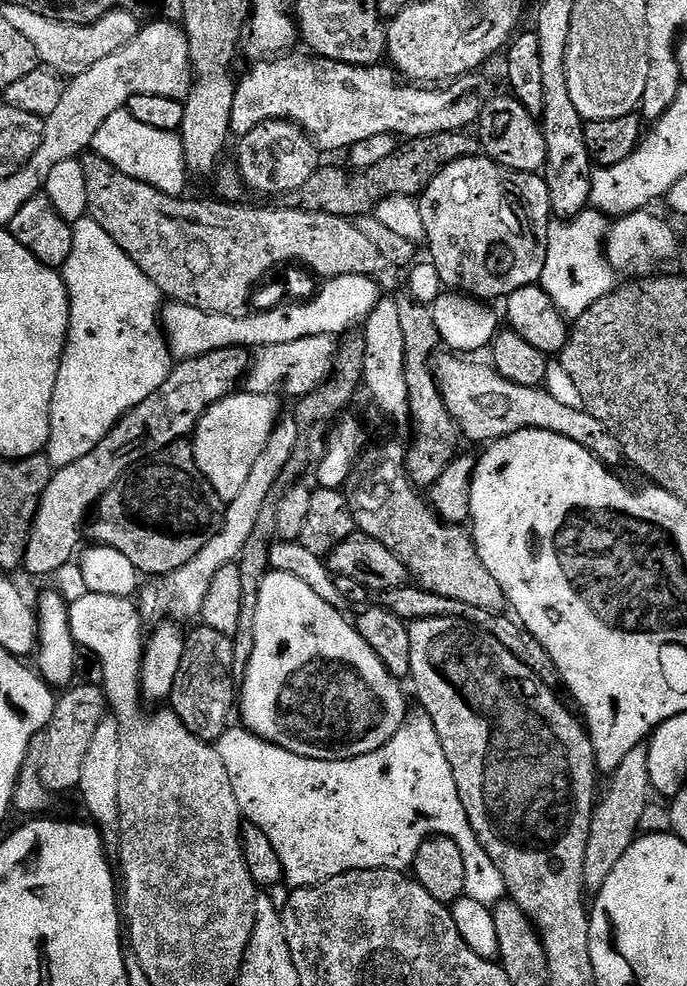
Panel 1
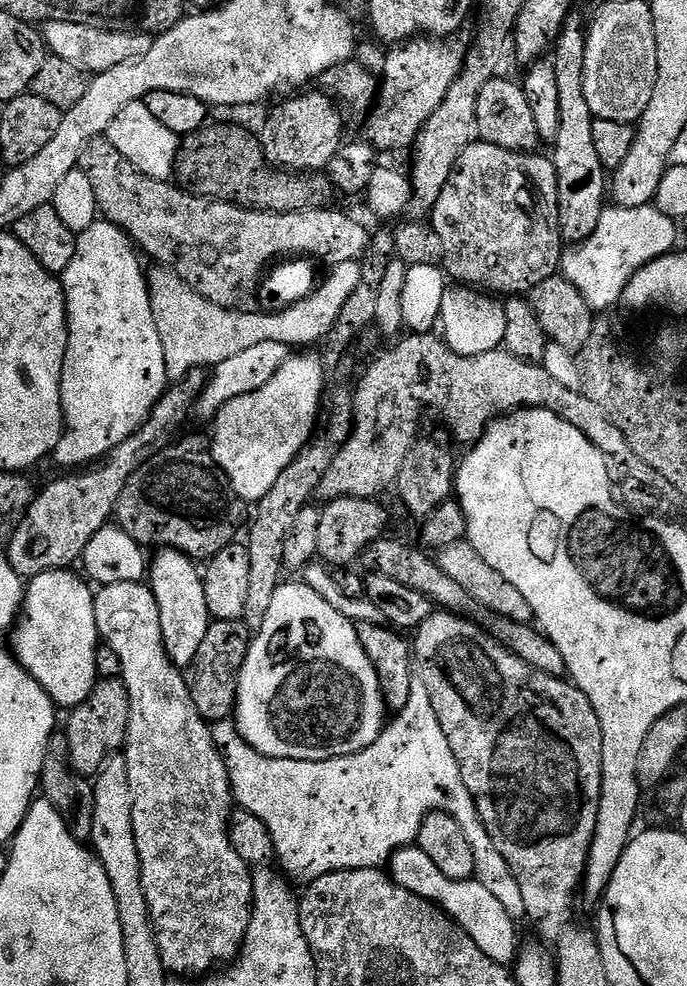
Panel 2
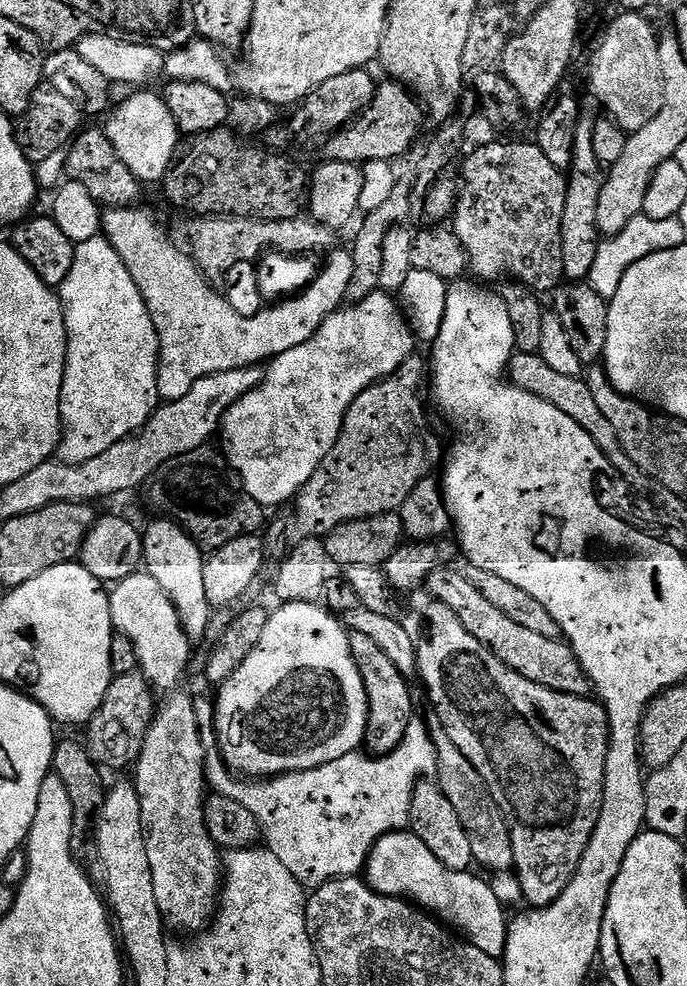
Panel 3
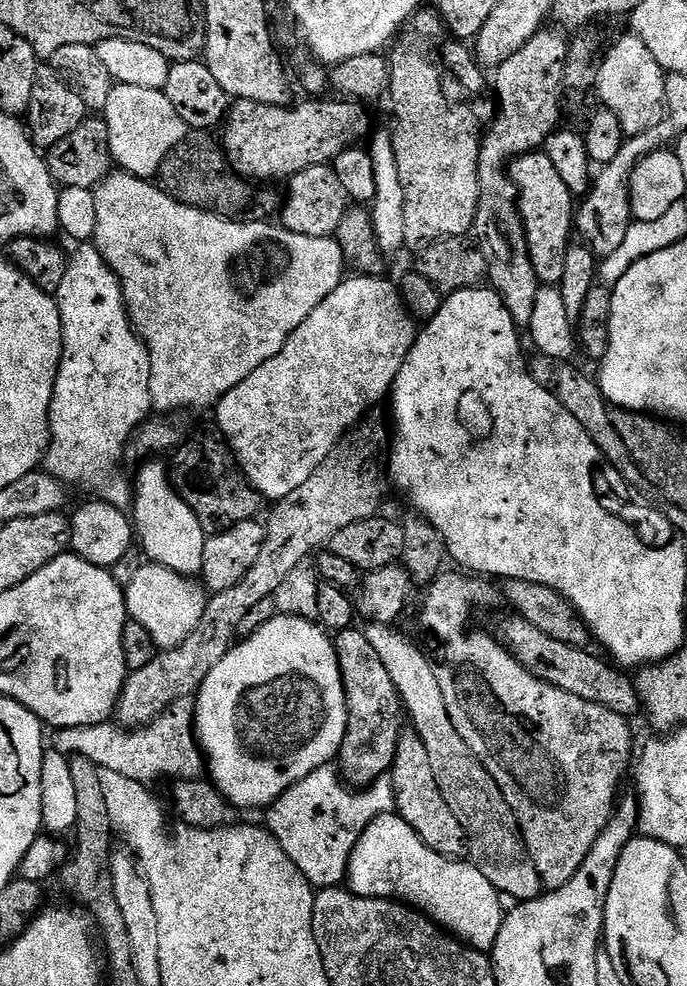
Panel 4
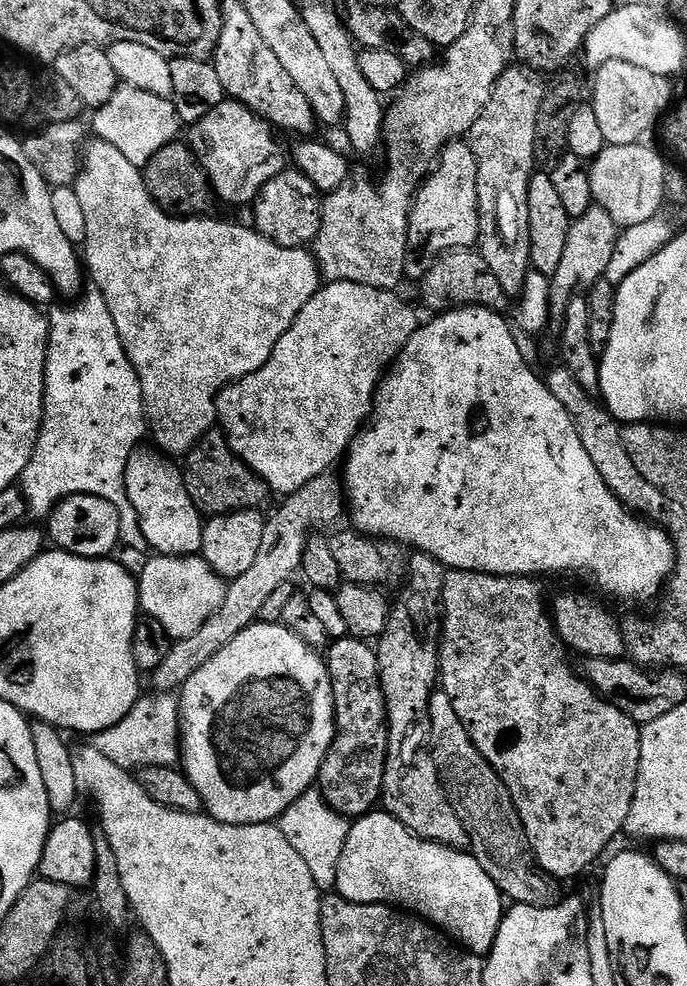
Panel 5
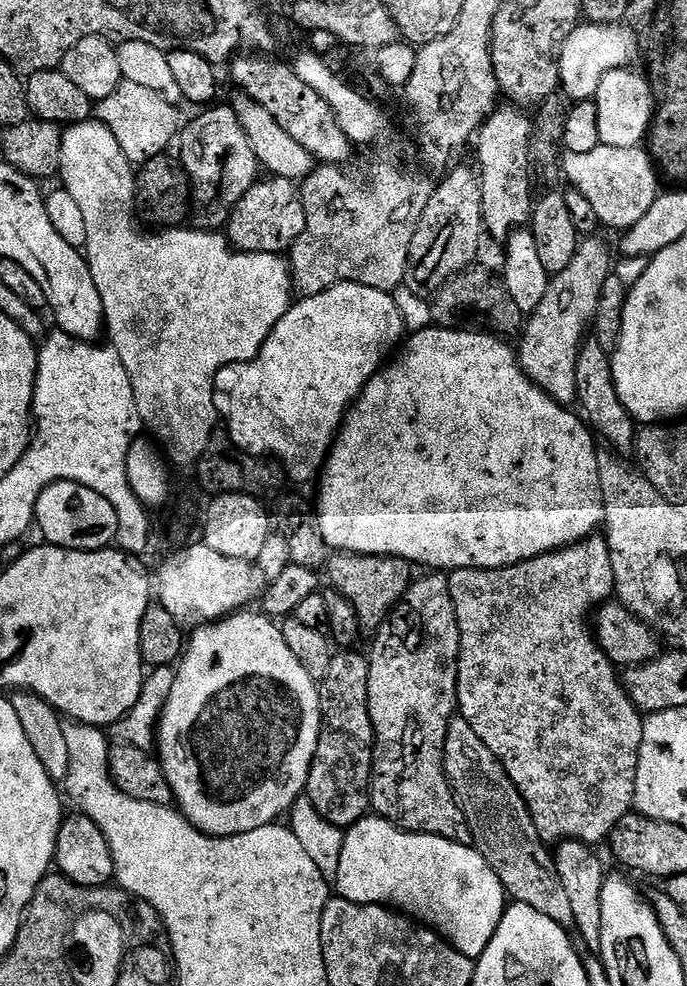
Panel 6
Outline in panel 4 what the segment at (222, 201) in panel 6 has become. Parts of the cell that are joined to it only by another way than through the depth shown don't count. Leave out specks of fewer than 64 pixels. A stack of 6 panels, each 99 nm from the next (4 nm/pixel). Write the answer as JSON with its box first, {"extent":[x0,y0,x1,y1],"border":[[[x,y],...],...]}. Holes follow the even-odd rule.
{"extent":[222,98,370,182],"border":[[[314,98],[294,108],[249,99],[233,101],[222,130],[222,147],[233,172],[252,182],[270,182],[280,176],[286,180],[310,166],[331,163],[352,141],[369,133],[370,118],[363,103],[322,101]]]}

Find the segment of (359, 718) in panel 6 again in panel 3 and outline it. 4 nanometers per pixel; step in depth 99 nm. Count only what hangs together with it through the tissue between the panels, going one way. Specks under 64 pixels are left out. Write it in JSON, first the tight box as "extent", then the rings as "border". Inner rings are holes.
{"extent":[348,631,414,757],"border":[[[349,631],[348,641],[358,674],[362,674],[362,682],[366,686],[368,725],[364,731],[364,744],[373,757],[389,755],[403,742],[407,727],[414,717],[409,677],[400,673],[398,666],[394,666],[389,655],[378,646],[378,642],[374,642],[374,638],[370,638],[370,634]]]}

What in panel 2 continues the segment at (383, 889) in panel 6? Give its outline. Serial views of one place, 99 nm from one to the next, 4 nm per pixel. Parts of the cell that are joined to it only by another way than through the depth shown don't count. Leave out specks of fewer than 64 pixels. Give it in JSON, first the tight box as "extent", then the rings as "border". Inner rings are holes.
{"extent":[390,846,518,966],"border":[[[409,846],[396,849],[390,861],[390,875],[392,881],[402,890],[410,890],[410,894],[418,894],[418,898],[426,898],[430,903],[438,905],[444,913],[452,917],[455,923],[470,934],[470,938],[494,962],[508,966],[517,959],[518,943],[516,944],[517,921],[512,920],[502,903],[494,898],[475,878],[471,880],[455,880],[446,878],[442,870],[430,860],[419,846]]]}

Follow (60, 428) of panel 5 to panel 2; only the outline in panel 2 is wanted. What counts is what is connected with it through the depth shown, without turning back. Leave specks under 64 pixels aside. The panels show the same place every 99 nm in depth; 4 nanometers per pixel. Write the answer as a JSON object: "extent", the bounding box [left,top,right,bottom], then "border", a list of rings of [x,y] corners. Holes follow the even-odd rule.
{"extent":[54,218,169,470],"border":[[[100,218],[77,235],[74,262],[70,262],[62,274],[64,306],[68,314],[68,349],[60,379],[65,429],[54,460],[65,464],[68,470],[91,465],[126,442],[126,438],[133,436],[151,416],[153,406],[169,387],[162,342],[158,338],[158,326],[154,322],[148,293],[148,277],[145,269],[140,269],[139,259],[141,257],[127,232]]]}

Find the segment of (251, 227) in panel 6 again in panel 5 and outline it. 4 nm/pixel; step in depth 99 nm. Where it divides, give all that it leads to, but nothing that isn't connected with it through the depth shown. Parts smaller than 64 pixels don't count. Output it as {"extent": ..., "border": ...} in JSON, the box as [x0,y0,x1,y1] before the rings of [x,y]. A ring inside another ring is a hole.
{"extent":[254,170,324,248],"border":[[[299,170],[282,171],[267,182],[260,195],[256,197],[254,227],[278,246],[308,248],[315,241],[316,235],[320,232],[320,224],[324,221],[324,203],[322,193],[306,174]]]}

